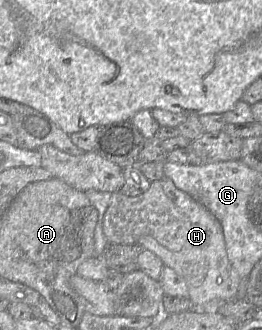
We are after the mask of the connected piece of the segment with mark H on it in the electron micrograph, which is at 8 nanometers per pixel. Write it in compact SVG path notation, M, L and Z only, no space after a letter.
M166 176L152 181L148 190L138 196L112 193L104 214L103 232L108 244L139 245L156 254L184 279L194 306L203 306L213 299L237 298L241 277L228 259L220 222Z

